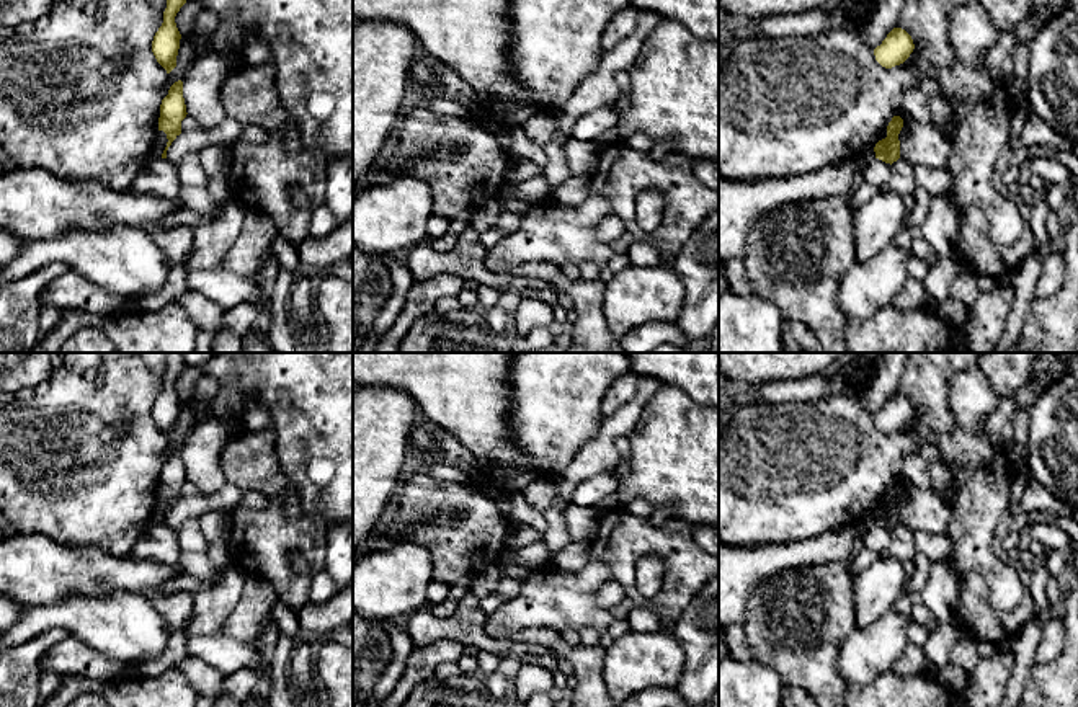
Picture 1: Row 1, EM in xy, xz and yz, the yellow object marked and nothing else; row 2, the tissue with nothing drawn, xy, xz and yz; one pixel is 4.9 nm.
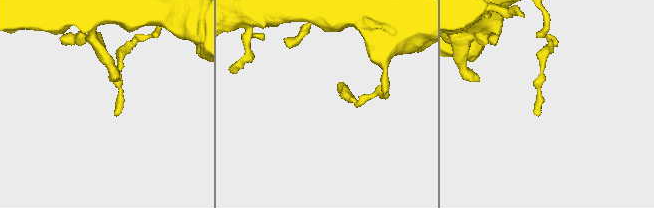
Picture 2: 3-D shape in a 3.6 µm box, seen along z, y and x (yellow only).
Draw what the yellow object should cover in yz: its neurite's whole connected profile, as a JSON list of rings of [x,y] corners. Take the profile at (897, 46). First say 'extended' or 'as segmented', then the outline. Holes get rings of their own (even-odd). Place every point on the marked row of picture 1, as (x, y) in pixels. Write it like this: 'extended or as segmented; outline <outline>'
as segmented; outline [[[893,28],[882,44],[874,49],[874,56],[882,67],[892,69],[903,64],[913,49],[911,36],[902,28]]]

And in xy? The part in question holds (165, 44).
as segmented; outline [[[167,0],[163,23],[152,41],[152,52],[167,73],[176,67],[181,34],[176,28],[175,16],[185,3],[186,0]]]

